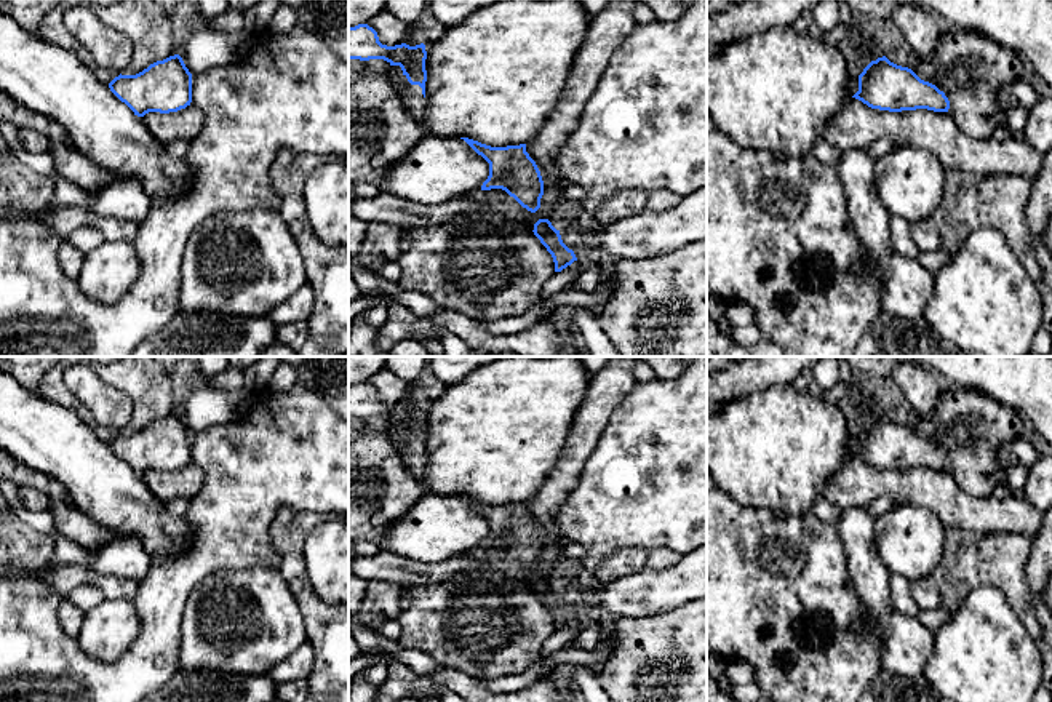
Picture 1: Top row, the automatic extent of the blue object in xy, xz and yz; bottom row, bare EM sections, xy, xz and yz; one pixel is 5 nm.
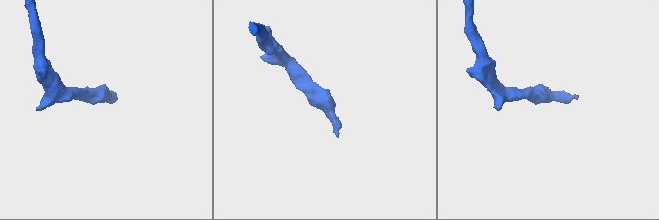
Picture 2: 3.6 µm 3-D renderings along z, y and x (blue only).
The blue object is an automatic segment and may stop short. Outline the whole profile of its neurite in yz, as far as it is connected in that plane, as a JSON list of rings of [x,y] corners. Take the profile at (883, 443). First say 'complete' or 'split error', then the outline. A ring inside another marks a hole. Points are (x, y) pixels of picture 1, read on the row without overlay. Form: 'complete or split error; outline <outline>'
complete; outline [[[886,414],[871,419],[859,433],[859,449],[852,454],[871,467],[902,470],[927,467],[948,470],[950,459],[935,443],[921,438],[911,427],[891,421]]]

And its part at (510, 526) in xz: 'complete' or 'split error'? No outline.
complete

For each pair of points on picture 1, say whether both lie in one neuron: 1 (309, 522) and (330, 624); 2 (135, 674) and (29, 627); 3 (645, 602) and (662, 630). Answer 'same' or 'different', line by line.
1: same
2: same
3: different

